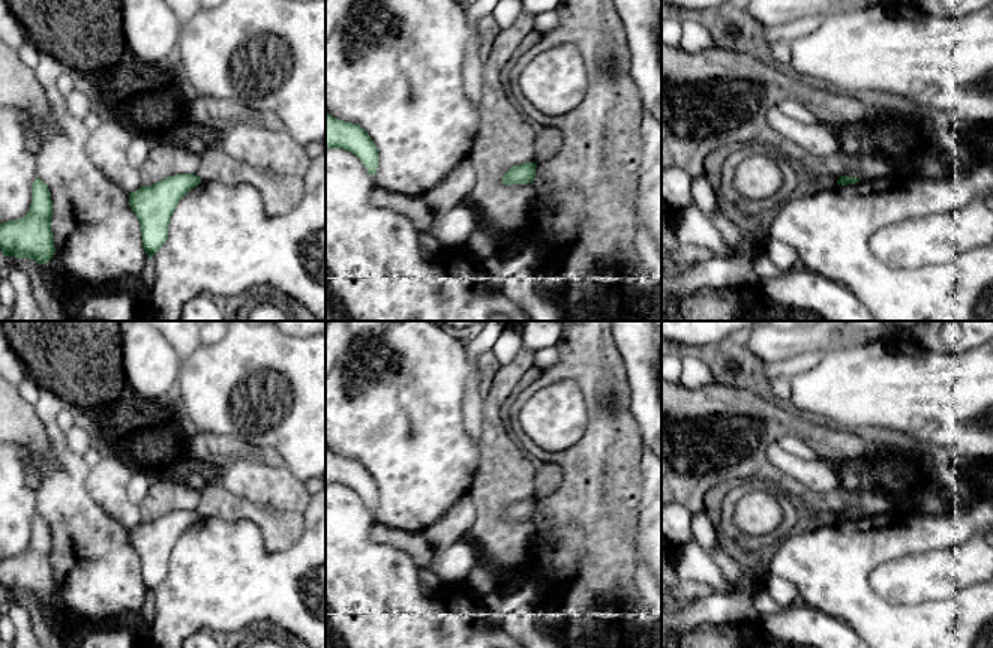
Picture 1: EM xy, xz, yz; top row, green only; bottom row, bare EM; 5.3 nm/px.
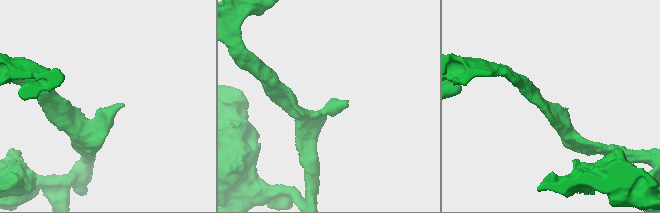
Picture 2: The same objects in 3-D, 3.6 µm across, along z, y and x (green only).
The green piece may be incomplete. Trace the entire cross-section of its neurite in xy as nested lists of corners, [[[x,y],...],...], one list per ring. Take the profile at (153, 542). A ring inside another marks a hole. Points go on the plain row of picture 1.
[[[177,510],[129,530],[129,542],[140,558],[142,584],[150,596],[168,574],[178,537],[200,519],[195,510]]]

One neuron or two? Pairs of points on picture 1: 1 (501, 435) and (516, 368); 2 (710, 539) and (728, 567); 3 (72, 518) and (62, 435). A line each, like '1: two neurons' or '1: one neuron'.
1: one neuron
2: one neuron
3: one neuron

